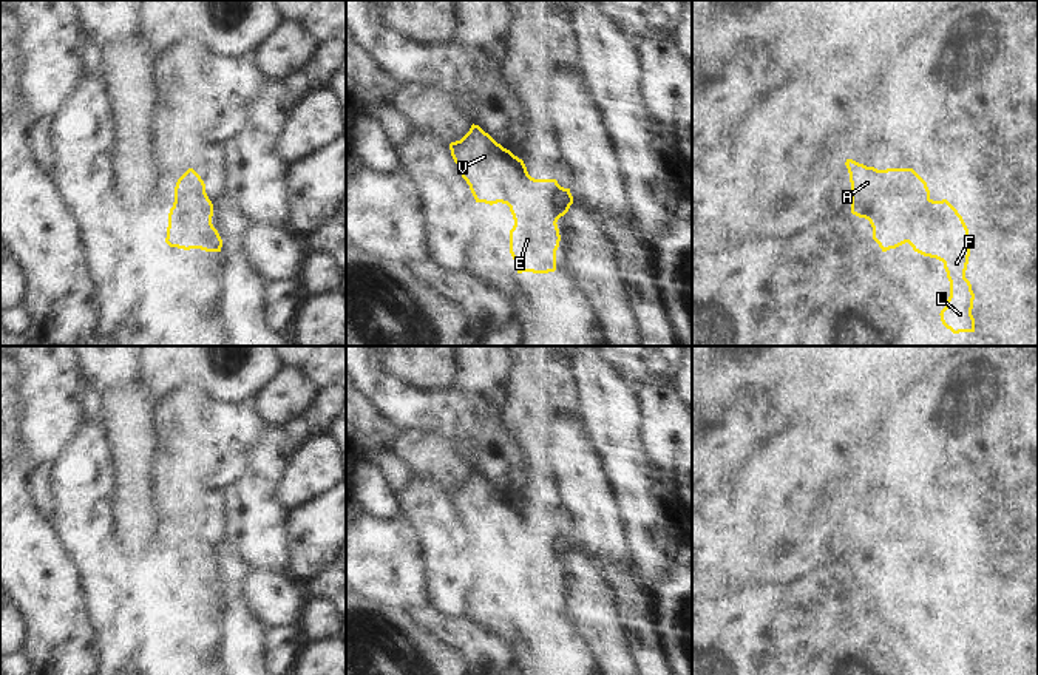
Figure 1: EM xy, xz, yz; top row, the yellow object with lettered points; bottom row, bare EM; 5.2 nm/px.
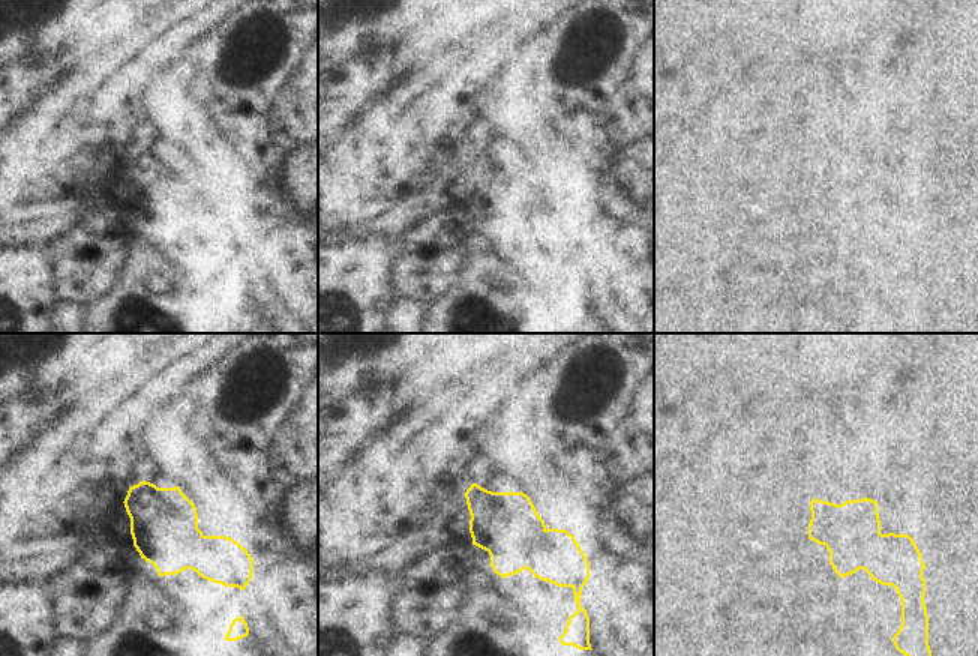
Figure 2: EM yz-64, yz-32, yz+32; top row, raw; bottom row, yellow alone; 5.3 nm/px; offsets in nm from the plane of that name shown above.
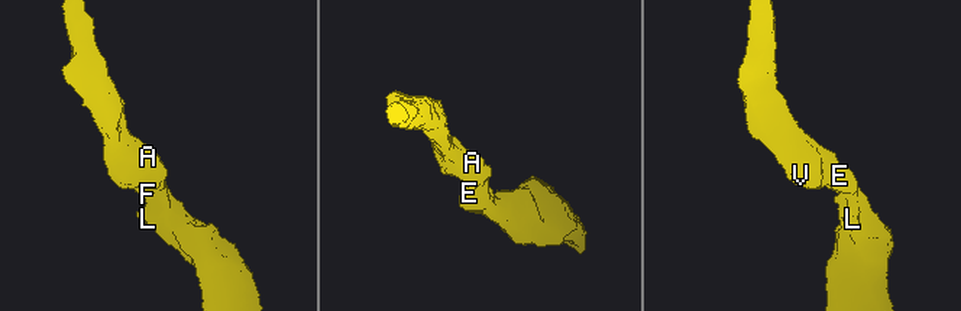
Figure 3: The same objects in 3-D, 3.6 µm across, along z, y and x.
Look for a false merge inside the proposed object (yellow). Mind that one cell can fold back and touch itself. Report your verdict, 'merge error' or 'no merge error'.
no merge error

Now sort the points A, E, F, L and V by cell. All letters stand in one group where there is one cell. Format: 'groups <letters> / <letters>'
groups A E F L V

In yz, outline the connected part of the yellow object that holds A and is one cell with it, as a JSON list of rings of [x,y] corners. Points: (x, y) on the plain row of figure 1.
[[[846,505],[845,511],[851,528],[851,559],[870,567],[873,585],[882,598],[908,589],[914,598],[942,607],[950,643],[939,660],[941,667],[947,675],[975,675],[975,639],[965,624],[972,584],[958,556],[947,545],[933,547],[927,528],[913,514],[877,516],[853,505]]]

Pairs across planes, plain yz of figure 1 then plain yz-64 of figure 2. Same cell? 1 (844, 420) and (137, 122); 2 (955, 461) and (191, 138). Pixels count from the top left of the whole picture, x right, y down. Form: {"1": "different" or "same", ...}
{"1": "same", "2": "different"}

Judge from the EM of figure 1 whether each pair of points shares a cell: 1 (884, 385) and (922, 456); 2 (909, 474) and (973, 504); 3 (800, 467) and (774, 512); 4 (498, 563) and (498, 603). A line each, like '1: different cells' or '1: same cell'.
1: different cells
2: same cell
3: same cell
4: same cell

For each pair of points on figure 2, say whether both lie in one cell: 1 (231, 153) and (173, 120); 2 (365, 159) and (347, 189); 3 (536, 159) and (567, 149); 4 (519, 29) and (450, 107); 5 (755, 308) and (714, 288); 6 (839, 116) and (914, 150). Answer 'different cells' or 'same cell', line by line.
1: same cell
2: different cells
3: different cells
4: same cell
5: different cells
6: same cell

